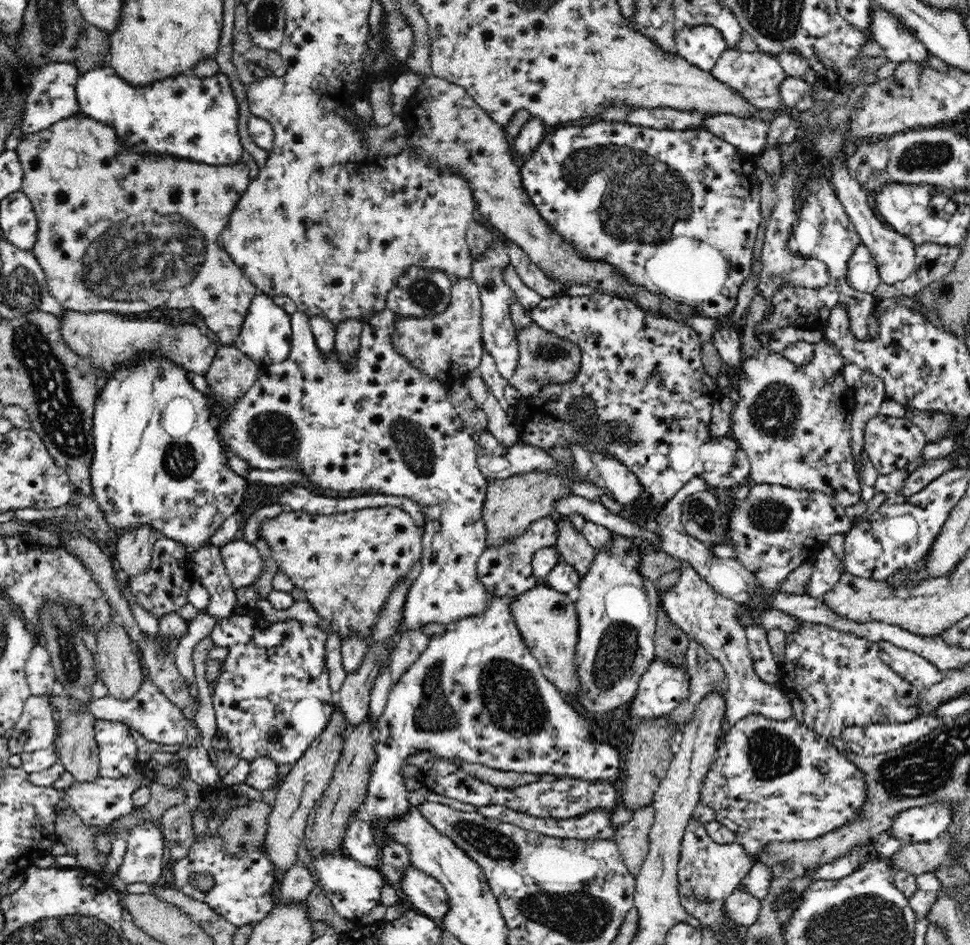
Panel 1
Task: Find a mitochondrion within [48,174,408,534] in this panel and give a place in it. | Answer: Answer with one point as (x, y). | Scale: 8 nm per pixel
(156, 258)

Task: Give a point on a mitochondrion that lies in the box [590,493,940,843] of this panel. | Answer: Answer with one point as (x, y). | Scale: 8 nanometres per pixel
(771, 755)

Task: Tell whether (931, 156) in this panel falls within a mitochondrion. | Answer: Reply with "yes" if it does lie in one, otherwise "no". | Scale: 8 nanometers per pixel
yes

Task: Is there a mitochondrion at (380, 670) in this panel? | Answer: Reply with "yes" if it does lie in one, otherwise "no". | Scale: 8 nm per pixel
no

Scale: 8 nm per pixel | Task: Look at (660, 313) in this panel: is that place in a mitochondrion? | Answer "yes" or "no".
no

